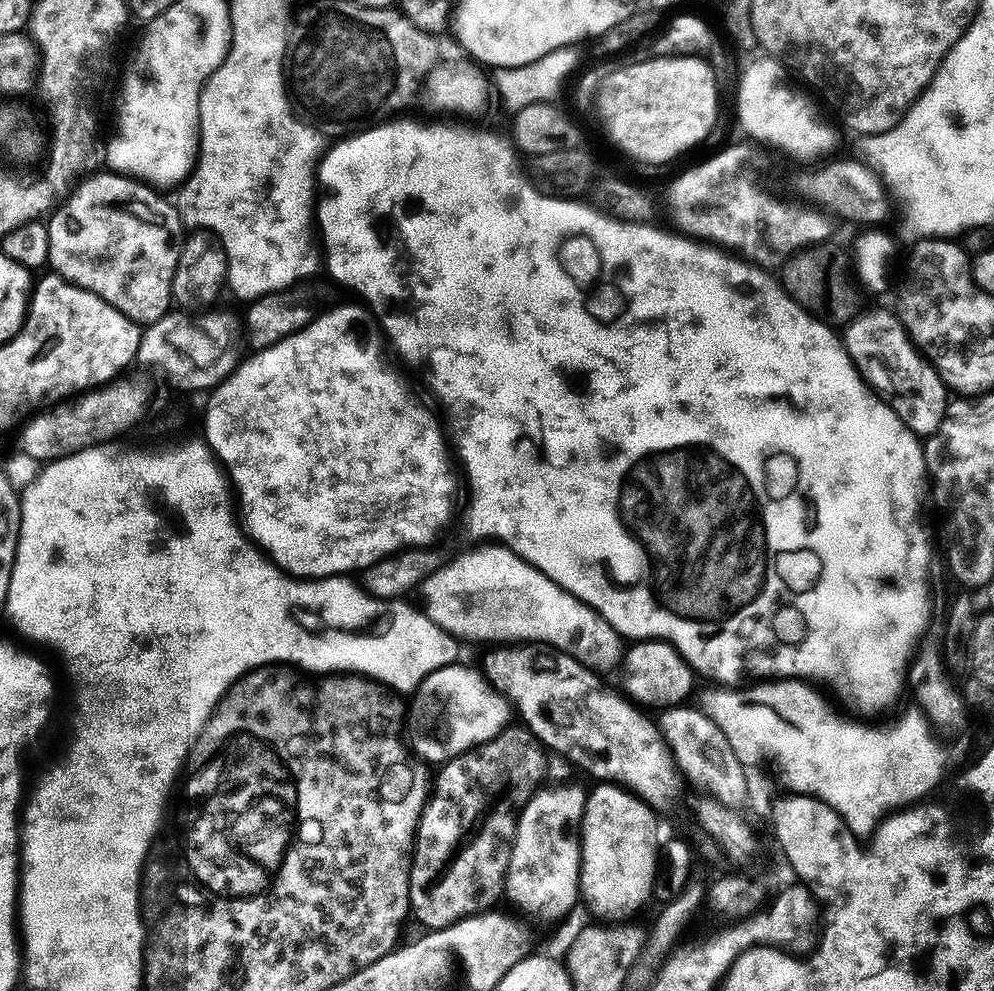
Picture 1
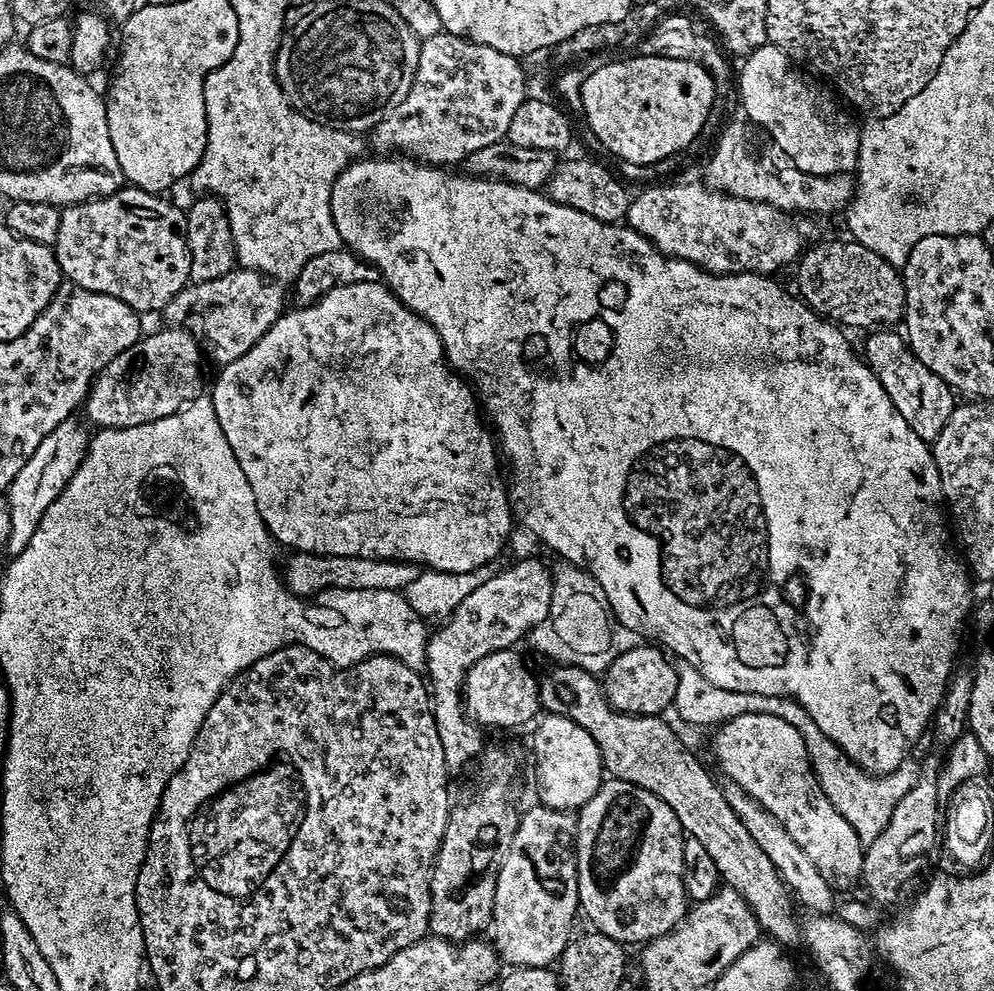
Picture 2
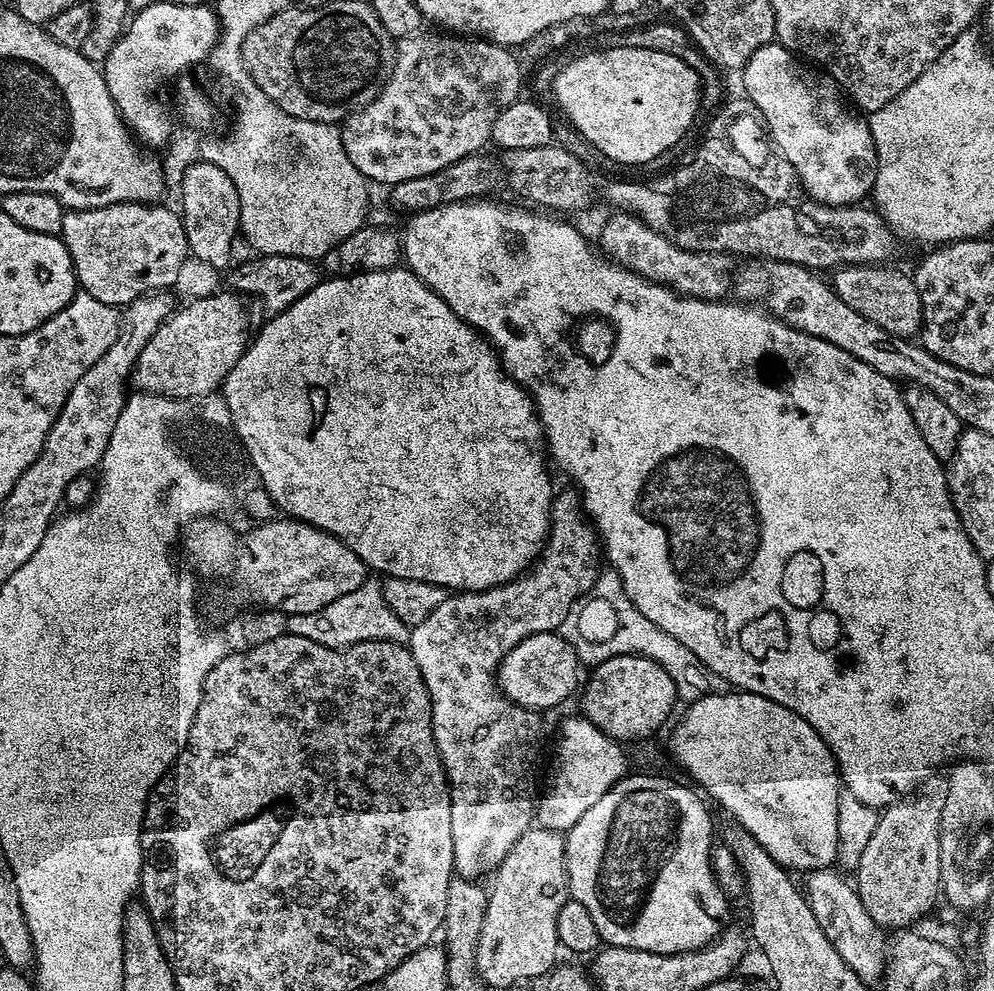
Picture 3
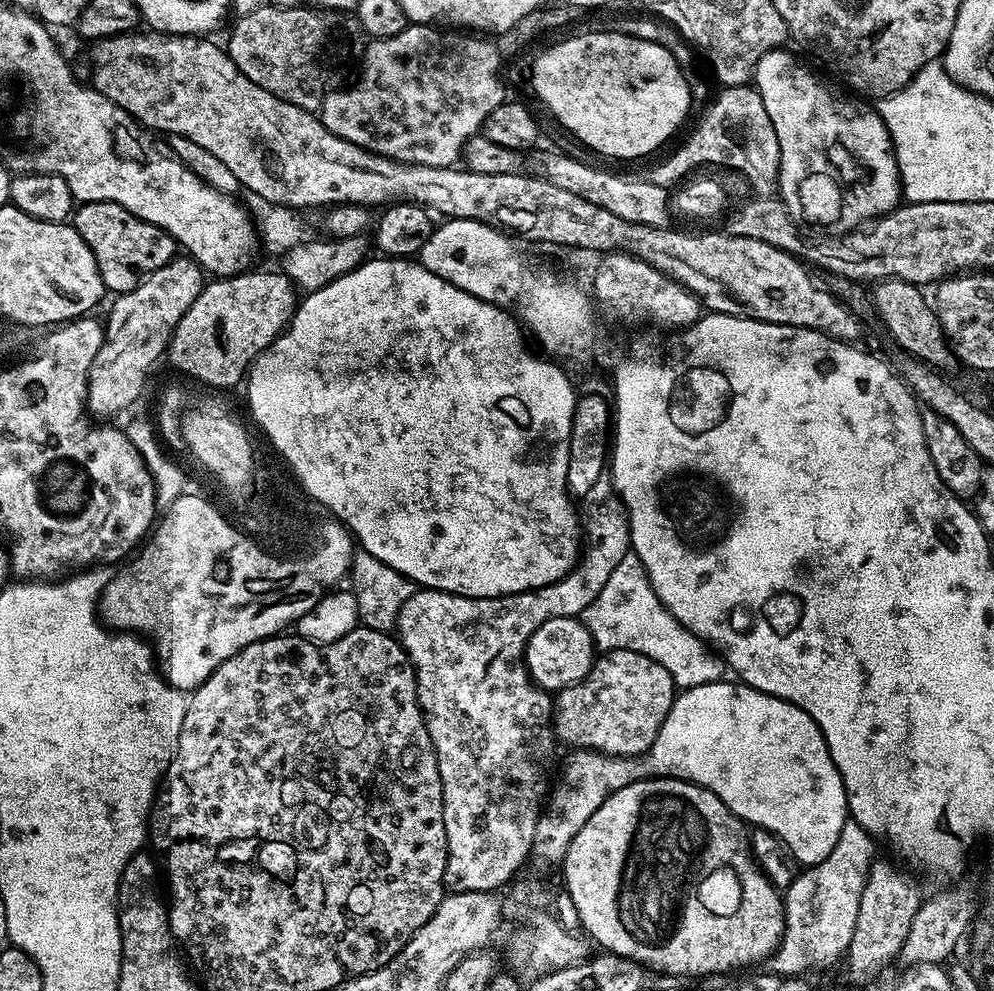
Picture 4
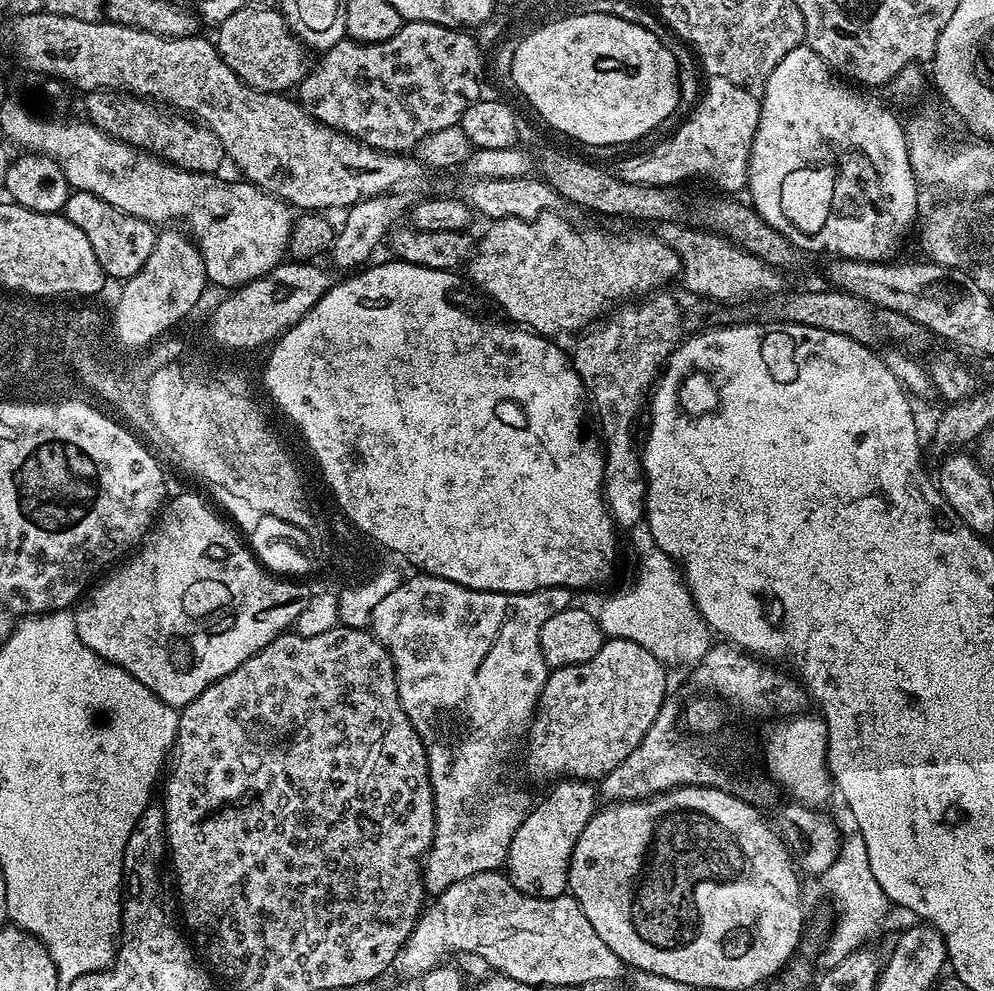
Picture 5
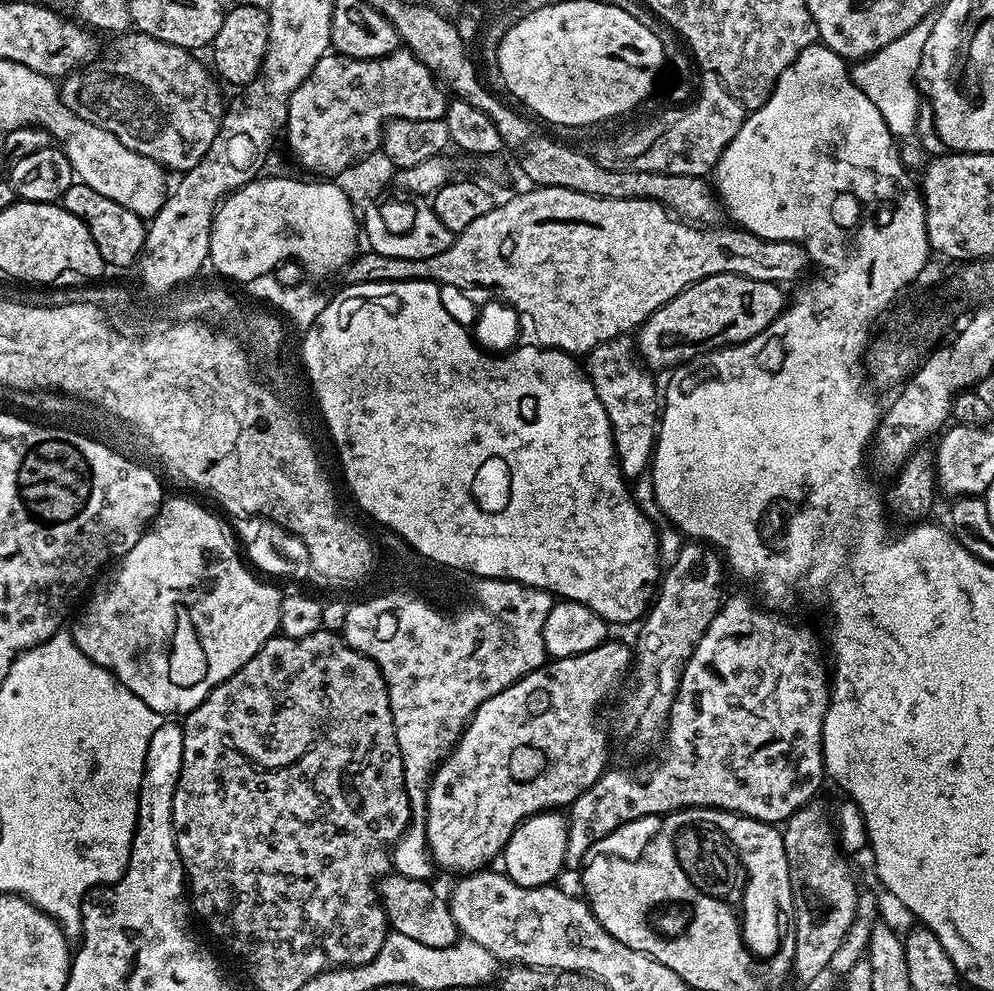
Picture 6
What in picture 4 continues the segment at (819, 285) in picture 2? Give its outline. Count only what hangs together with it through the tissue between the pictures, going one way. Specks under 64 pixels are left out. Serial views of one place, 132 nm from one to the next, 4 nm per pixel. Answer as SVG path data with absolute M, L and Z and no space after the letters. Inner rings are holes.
M881 279L870 292L875 315L878 320L880 316L885 330L896 339L898 347L908 351L906 353L909 357L925 361L933 370L957 367L956 355L950 349L949 342L944 336L940 319L936 316L935 307L930 303L929 297L927 300L920 292L923 291L908 281Z

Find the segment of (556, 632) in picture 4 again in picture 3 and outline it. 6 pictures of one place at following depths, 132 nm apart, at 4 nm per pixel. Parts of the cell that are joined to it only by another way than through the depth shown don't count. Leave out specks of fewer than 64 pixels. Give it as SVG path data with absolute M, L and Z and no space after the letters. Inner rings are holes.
M543 632L526 638L510 654L504 656L498 669L498 687L507 700L517 704L519 708L527 708L533 712L543 713L544 708L556 708L576 688L576 668L578 657L575 648L567 639L563 640L556 632Z

